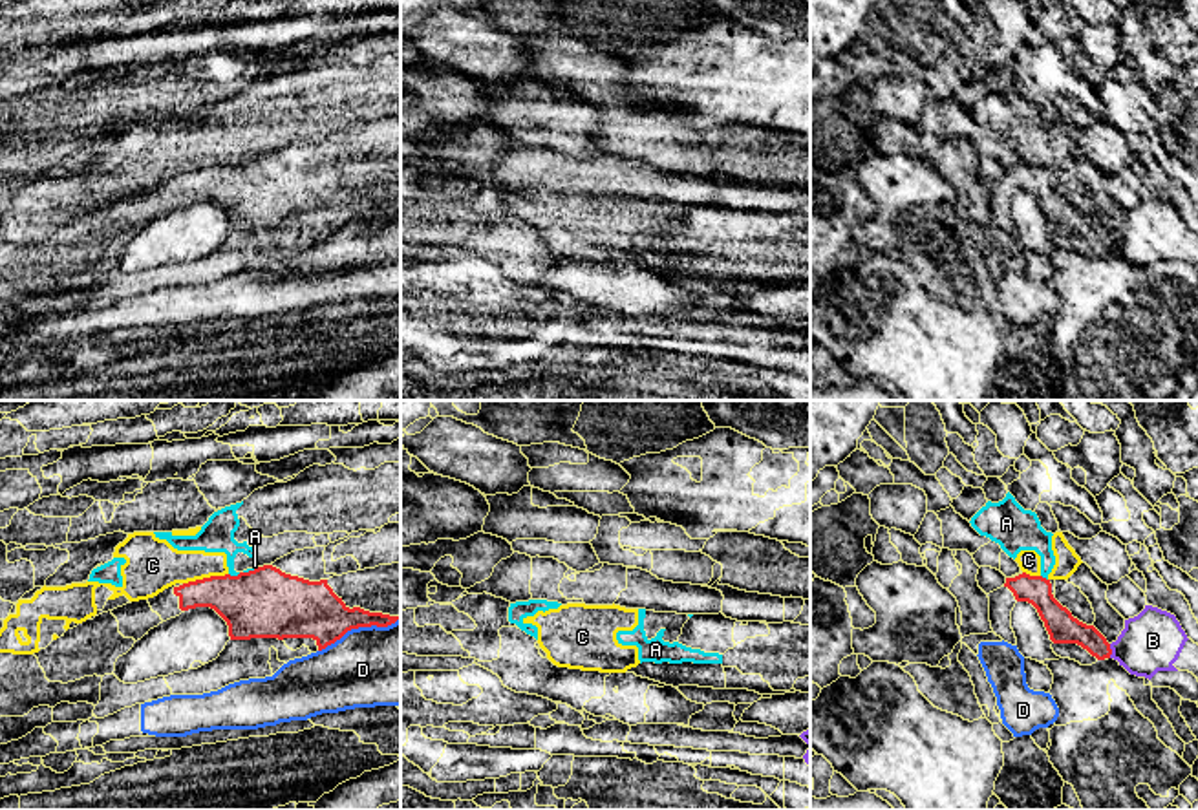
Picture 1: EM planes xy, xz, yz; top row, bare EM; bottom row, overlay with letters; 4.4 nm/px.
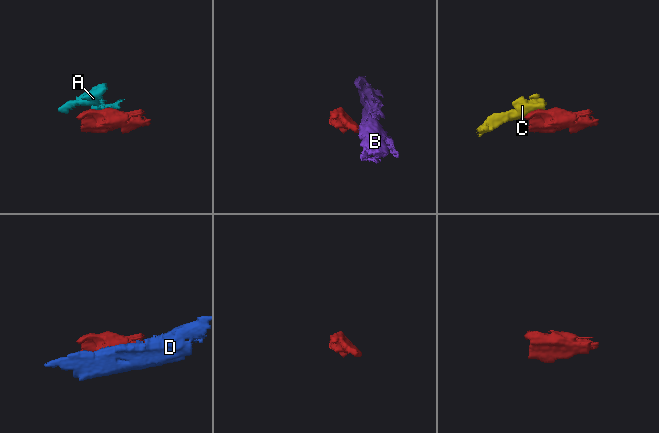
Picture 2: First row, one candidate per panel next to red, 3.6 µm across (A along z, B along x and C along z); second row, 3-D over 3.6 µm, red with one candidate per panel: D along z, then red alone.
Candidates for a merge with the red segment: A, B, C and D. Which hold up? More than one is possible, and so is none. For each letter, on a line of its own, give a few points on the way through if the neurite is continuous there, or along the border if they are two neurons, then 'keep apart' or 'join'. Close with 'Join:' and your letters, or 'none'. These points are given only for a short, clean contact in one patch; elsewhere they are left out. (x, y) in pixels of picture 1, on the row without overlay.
A: along xy (240, 163), (229, 165) | keep apart
B: along yz (1109, 234), (1111, 247) | keep apart
C: along xy (227, 163), (183, 174) | keep apart
D: keep apart
Join: none

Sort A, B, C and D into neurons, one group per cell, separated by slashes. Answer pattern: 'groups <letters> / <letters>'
groups A C / B / D

